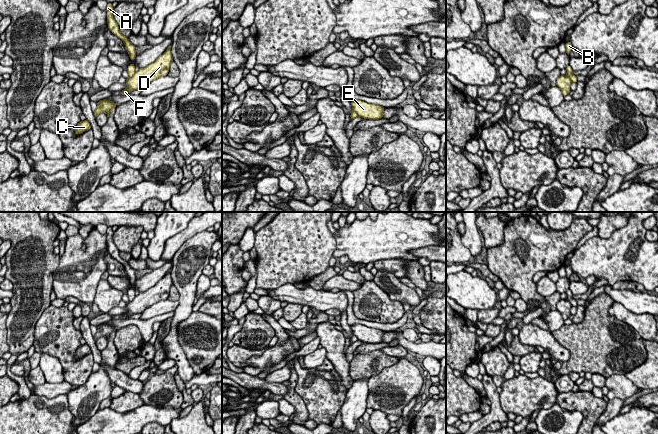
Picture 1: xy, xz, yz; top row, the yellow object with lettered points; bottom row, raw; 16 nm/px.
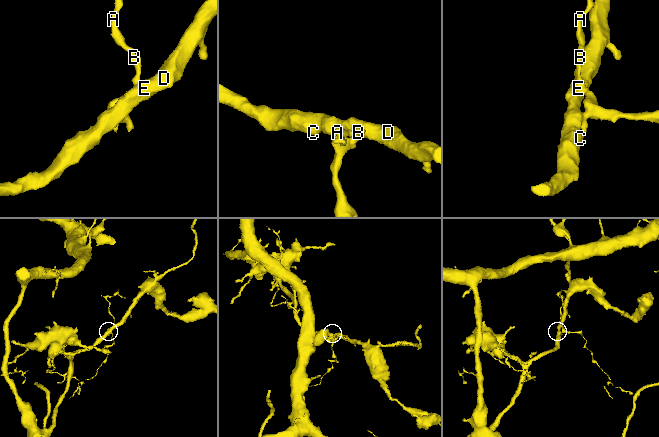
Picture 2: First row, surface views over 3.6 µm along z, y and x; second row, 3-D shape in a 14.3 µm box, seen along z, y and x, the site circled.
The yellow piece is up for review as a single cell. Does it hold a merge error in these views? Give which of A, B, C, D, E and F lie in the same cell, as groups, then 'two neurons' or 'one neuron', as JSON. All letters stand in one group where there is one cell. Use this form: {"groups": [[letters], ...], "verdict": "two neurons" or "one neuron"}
{"groups": [["A", "B", "C", "D", "E", "F"]], "verdict": "one neuron"}

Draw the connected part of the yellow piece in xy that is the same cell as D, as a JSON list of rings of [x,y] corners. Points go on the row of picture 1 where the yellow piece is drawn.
[[[171,46],[158,57],[156,61],[145,68],[135,71],[135,65],[132,63],[127,67],[129,78],[126,80],[128,87],[121,91],[122,96],[129,92],[142,89],[148,83],[158,79],[159,77],[168,75],[170,64],[173,61],[171,54]]]

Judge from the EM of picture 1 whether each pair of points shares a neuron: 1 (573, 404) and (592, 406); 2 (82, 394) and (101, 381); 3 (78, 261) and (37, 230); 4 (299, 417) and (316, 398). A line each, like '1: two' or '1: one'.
1: one
2: one
3: two
4: two

